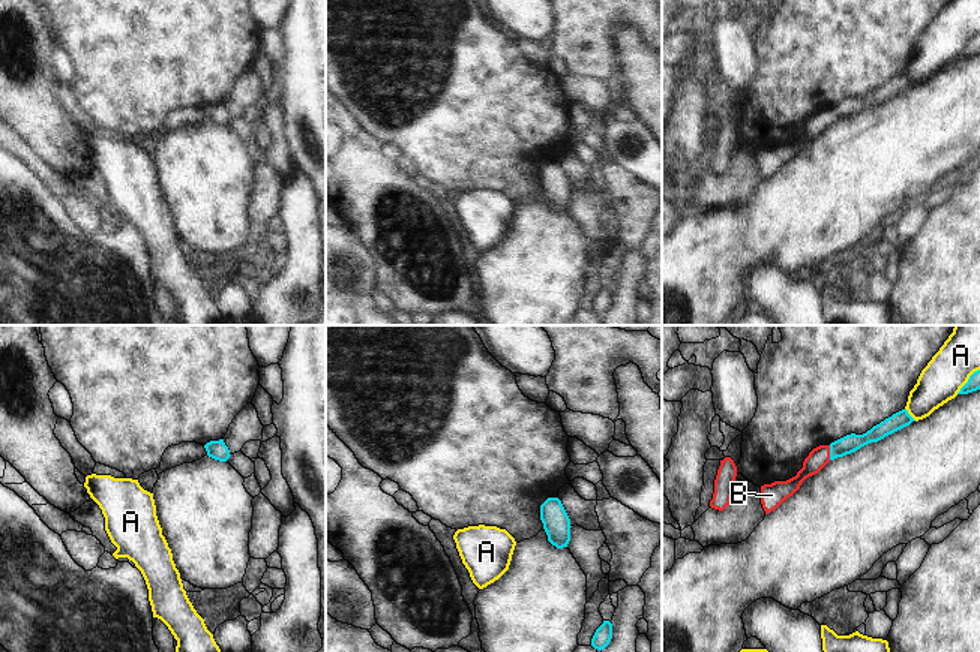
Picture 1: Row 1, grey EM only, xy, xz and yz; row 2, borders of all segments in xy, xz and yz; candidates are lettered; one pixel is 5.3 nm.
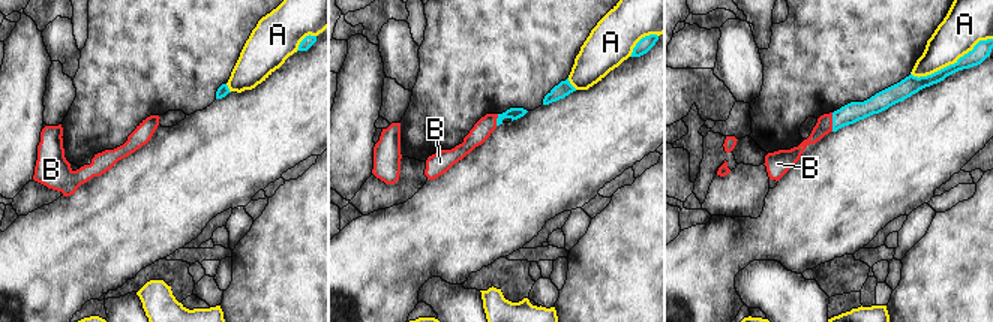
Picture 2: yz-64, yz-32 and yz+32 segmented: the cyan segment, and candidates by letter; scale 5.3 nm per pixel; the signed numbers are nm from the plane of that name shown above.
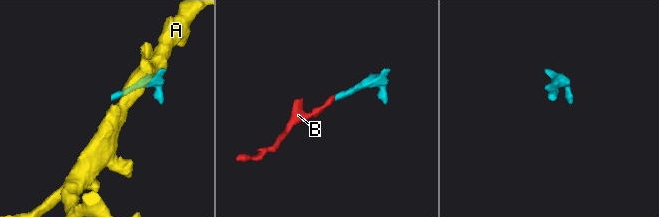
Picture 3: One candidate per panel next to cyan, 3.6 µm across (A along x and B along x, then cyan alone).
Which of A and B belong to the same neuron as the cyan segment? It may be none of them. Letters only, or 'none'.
B

